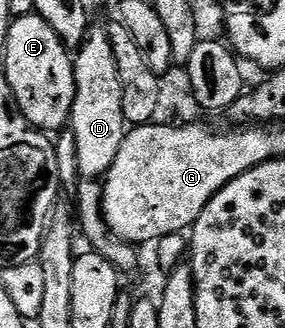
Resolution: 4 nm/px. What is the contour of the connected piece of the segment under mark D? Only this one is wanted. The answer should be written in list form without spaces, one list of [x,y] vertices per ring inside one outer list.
[[[90,28],[89,36],[76,50],[73,74],[75,99],[71,128],[75,147],[79,147],[79,172],[85,179],[101,179],[115,163],[115,155],[119,155],[119,147],[127,132],[119,67],[115,63],[115,51],[111,51],[108,28]]]

